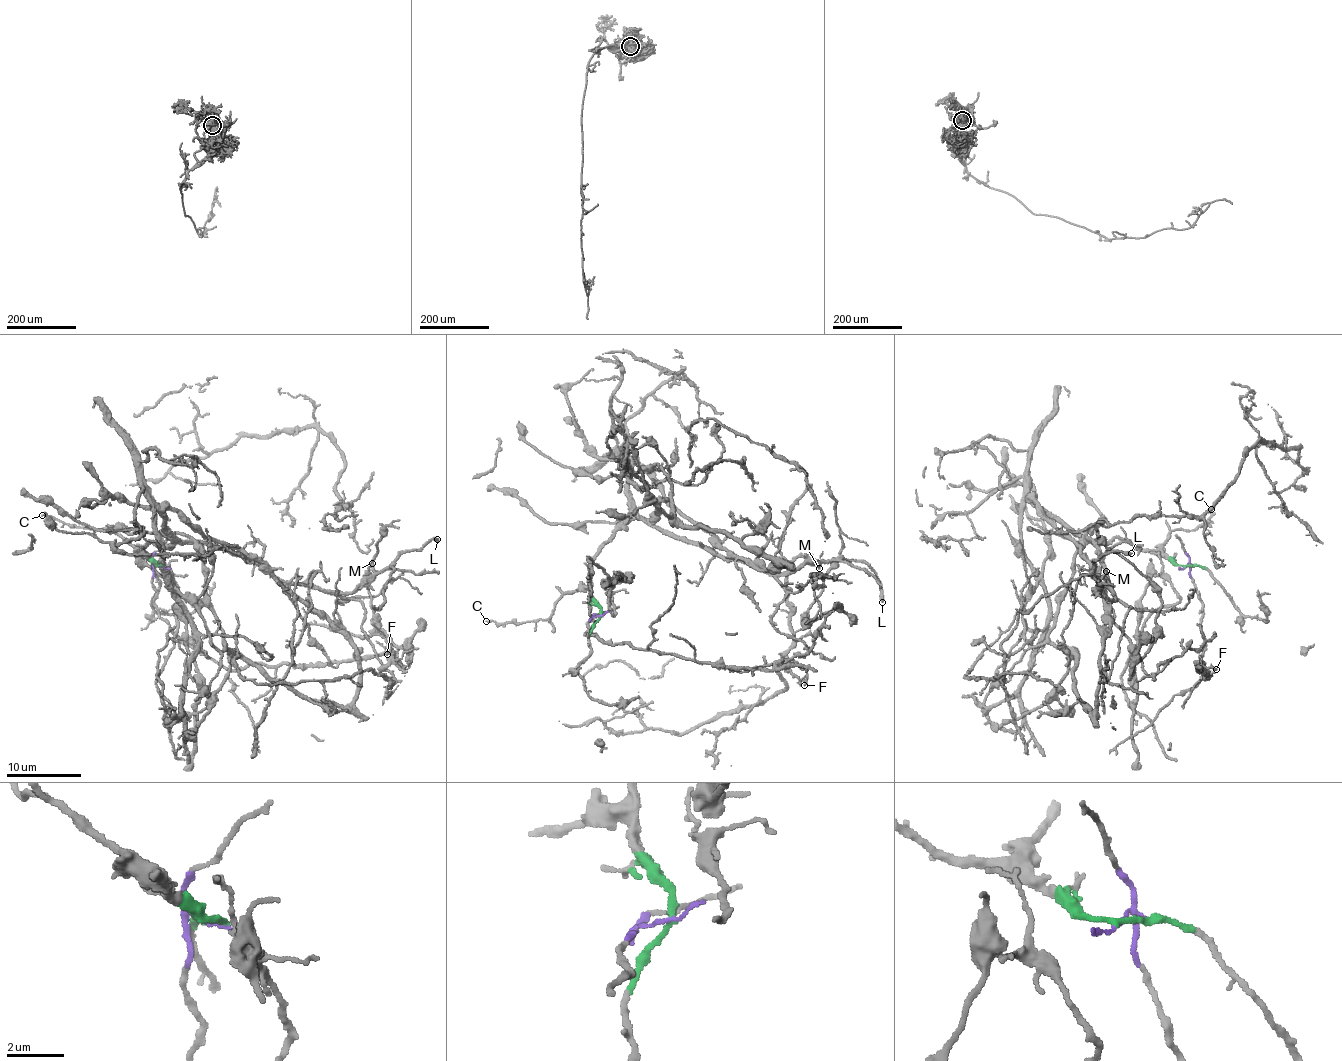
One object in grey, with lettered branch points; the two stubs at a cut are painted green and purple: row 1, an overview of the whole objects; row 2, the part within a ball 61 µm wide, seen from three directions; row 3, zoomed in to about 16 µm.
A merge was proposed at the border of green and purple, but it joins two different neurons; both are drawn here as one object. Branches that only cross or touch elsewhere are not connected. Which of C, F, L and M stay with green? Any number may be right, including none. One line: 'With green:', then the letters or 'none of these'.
With green: C, L, M

